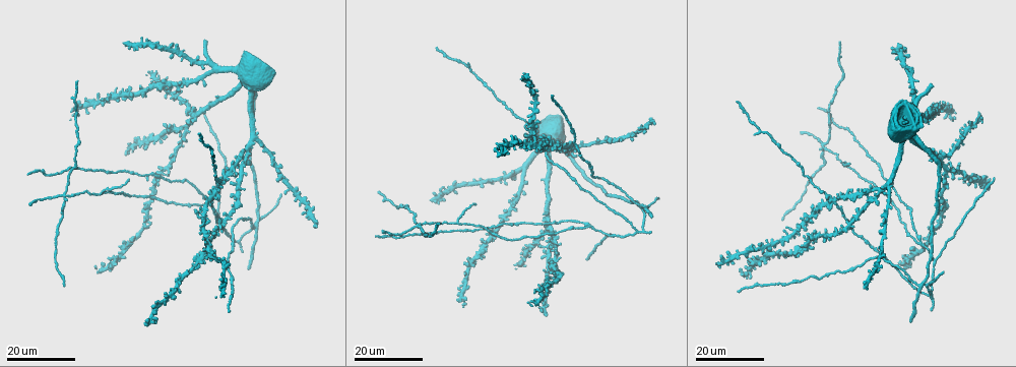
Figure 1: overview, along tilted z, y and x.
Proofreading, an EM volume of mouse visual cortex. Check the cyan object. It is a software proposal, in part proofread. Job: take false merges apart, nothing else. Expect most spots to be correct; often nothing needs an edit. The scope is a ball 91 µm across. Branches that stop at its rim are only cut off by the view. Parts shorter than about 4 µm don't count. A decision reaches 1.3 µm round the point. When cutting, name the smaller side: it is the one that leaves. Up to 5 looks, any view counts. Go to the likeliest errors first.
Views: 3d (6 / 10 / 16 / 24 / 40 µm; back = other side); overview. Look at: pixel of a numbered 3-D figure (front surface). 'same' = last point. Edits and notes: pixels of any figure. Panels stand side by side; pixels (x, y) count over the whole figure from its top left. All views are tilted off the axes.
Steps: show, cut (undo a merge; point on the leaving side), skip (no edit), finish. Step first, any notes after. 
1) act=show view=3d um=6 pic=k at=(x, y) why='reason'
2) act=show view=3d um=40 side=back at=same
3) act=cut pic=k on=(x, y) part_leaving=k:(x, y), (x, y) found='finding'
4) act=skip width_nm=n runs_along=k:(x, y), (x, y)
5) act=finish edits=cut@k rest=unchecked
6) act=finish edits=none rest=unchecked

act=show view=3d um=16 pic=1 at=(65, 194) why='four or more arms meet'

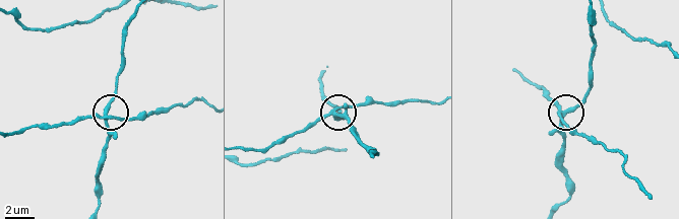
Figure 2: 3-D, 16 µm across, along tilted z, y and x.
act=show view=3d um=10 pic=2 at=(107, 120) why='closer look'

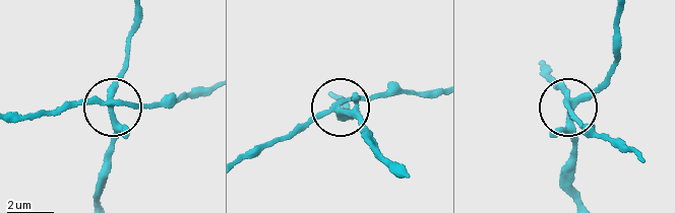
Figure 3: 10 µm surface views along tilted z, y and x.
act=cut pic=3 on=(112, 134) width_nm=260 part_leaving=3:(110, 98), (134, 14) found='a second neuron is stuck on'

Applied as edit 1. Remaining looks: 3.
act=show view=overview

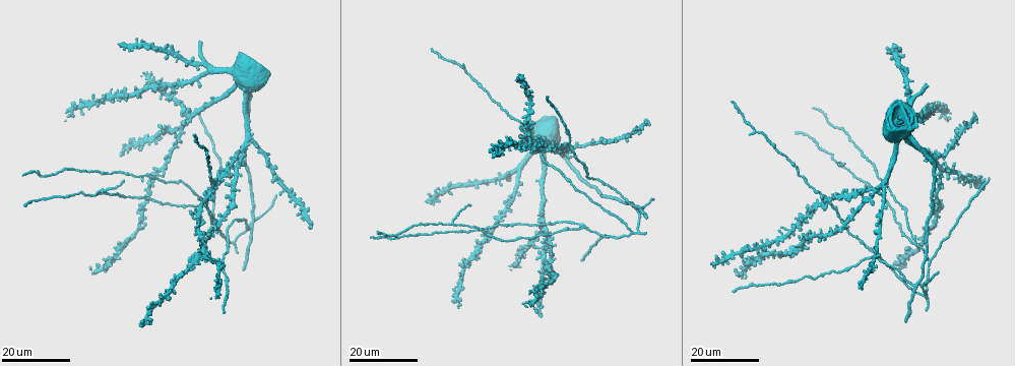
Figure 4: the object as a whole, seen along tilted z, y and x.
act=show view=3d um=16 pic=4 at=(95, 193) why='three-way junction'

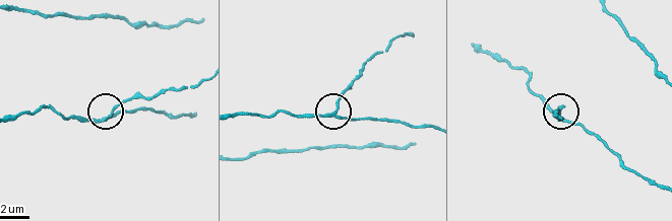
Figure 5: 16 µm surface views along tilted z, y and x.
act=show view=3d um=6 pic=5 at=(335, 113)

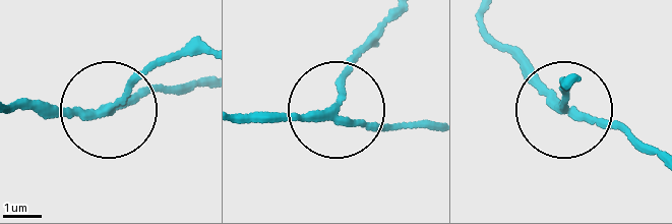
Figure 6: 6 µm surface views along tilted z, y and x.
act=cut pic=6 on=(137, 78) width_nm=170 found='a second neuron is stuck on'

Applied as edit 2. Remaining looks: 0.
act=finish edits=cut@3,cut@6 rest=unchecked

